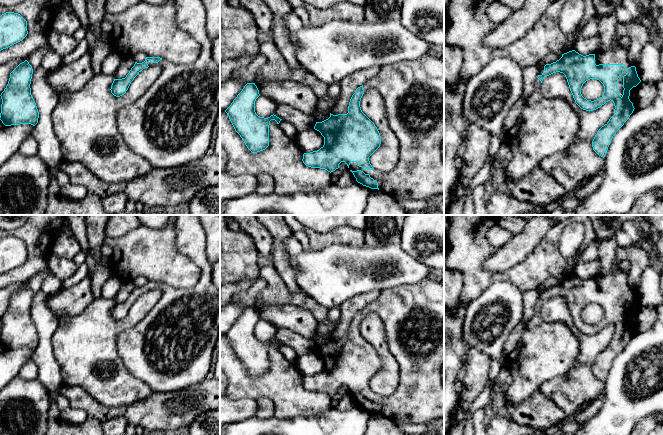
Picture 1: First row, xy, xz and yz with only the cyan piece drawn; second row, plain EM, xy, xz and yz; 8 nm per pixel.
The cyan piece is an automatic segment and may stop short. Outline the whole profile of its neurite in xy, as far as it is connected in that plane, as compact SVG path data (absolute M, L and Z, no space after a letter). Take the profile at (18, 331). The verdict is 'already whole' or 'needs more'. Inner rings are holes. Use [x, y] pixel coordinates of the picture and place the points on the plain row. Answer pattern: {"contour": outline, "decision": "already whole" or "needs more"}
{"contour": "M27 284L11 297L8 308L1 317L0 344L5 350L38 347L39 336L31 319L33 293Z", "decision": "already whole"}

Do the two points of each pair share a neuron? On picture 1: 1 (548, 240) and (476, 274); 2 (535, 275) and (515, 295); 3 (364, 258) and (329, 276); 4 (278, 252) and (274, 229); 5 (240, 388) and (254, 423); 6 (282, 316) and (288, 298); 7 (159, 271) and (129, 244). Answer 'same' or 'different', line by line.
1: same
2: different
3: same
4: same
5: different
6: different
7: same

